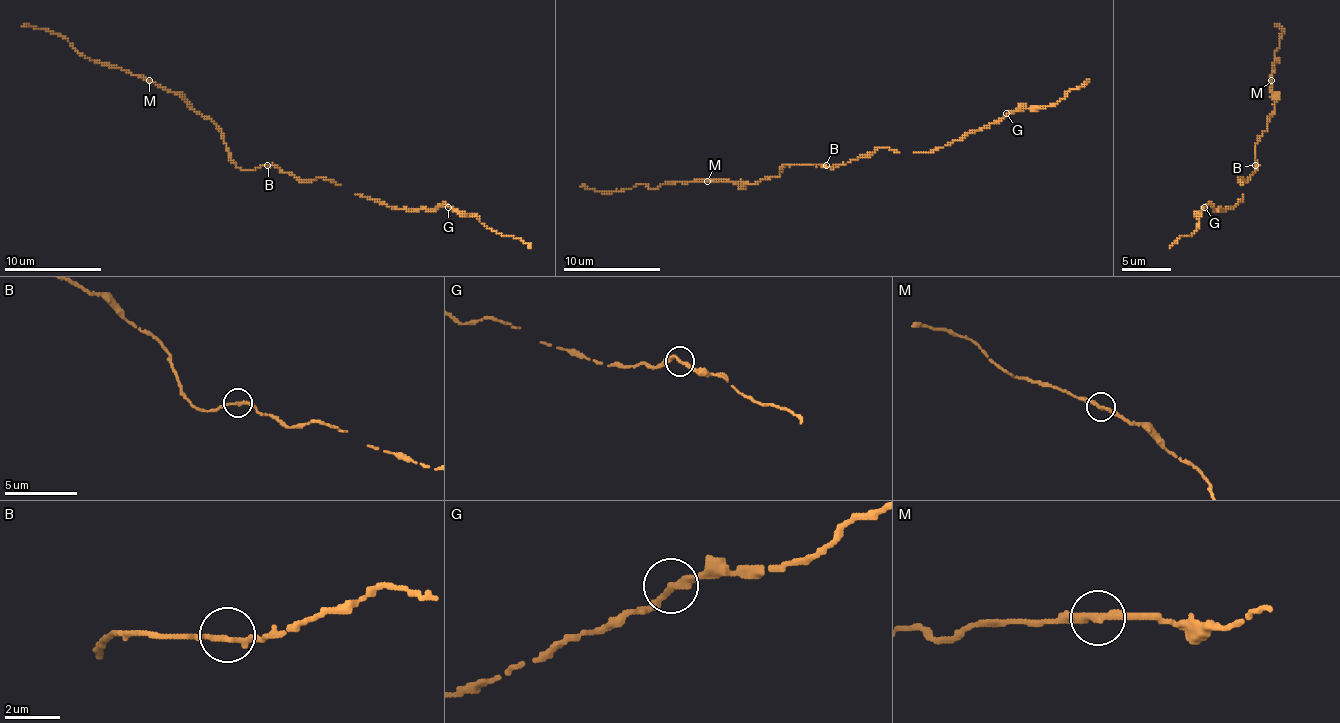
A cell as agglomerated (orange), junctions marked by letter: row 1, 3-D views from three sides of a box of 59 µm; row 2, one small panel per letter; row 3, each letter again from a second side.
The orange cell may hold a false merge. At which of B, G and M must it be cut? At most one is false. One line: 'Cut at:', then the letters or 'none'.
Cut at: none

